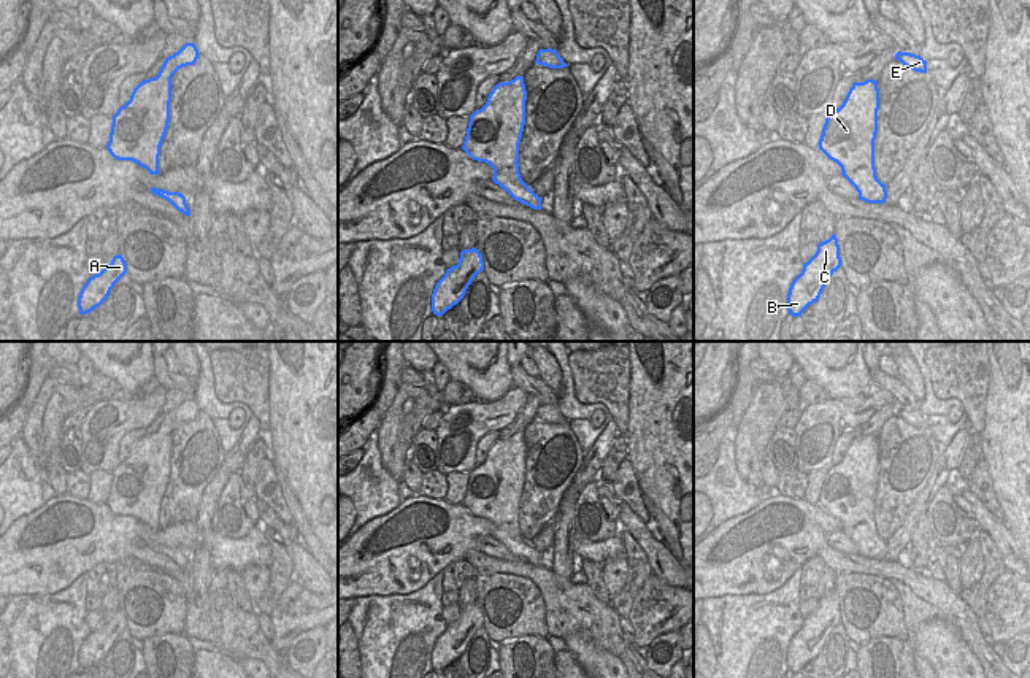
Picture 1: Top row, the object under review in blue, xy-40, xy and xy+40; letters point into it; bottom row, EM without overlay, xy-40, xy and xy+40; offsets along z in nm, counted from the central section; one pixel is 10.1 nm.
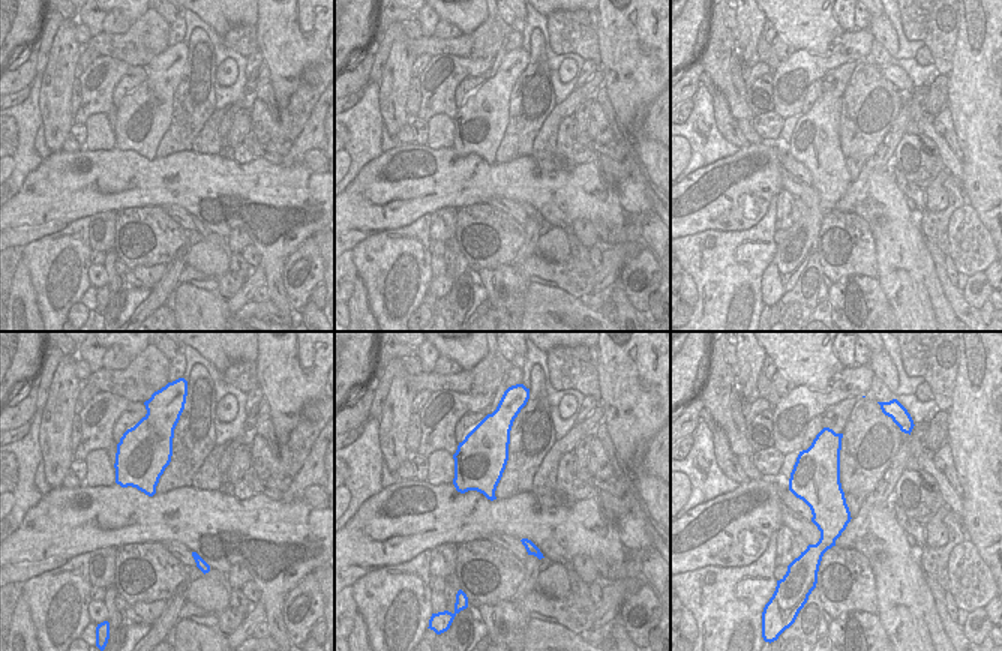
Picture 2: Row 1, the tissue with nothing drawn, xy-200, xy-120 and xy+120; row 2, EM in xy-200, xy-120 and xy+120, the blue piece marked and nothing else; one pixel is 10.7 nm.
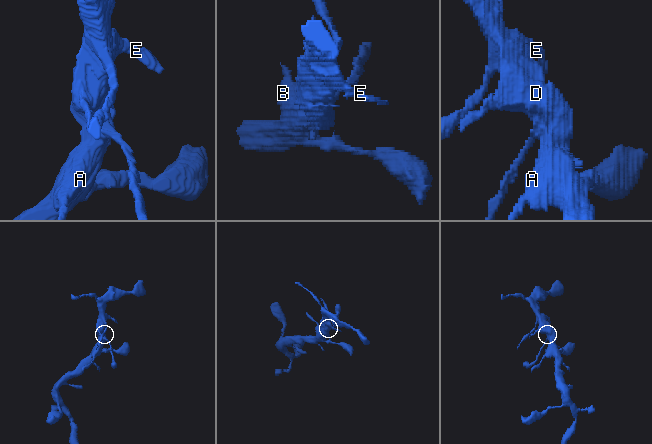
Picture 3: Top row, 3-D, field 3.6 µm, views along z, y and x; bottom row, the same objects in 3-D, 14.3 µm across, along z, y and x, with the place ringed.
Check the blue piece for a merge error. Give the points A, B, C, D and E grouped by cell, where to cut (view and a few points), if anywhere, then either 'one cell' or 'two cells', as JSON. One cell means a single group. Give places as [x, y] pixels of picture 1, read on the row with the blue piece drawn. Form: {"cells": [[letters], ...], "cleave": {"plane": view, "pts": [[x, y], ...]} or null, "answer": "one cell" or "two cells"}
{"cells": [["A", "B", "C", "D", "E"]], "cleave": null, "answer": "one cell"}

